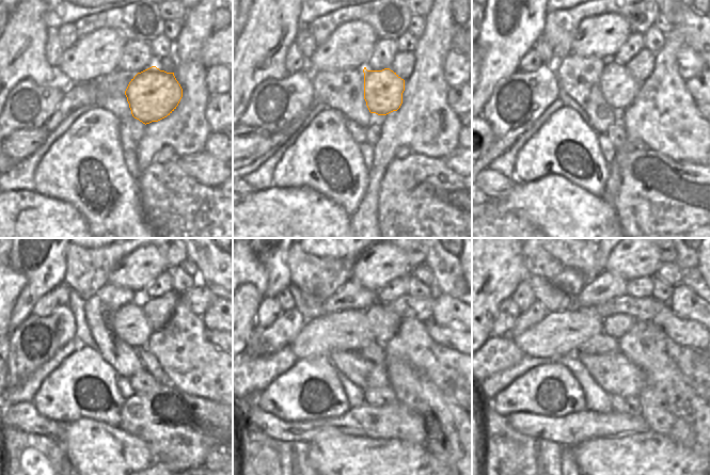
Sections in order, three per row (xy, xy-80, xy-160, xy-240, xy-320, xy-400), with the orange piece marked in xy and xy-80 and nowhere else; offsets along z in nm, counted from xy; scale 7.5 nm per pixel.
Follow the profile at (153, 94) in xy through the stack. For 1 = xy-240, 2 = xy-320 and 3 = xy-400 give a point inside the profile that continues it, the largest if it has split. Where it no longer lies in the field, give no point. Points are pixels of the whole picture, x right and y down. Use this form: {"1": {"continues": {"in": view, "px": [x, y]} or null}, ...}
{"1": {"continues": {"in": "xy-240", "px": [129, 323]}}, "2": {"continues": {"in": "xy-320", "px": [349, 330]}}, "3": {"continues": {"in": "xy-400", "px": [559, 333]}}}

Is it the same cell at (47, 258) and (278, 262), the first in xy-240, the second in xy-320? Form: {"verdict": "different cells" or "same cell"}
{"verdict": "same cell"}

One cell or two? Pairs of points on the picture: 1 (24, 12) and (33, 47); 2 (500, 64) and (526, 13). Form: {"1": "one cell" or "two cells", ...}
{"1": "one cell", "2": "one cell"}

